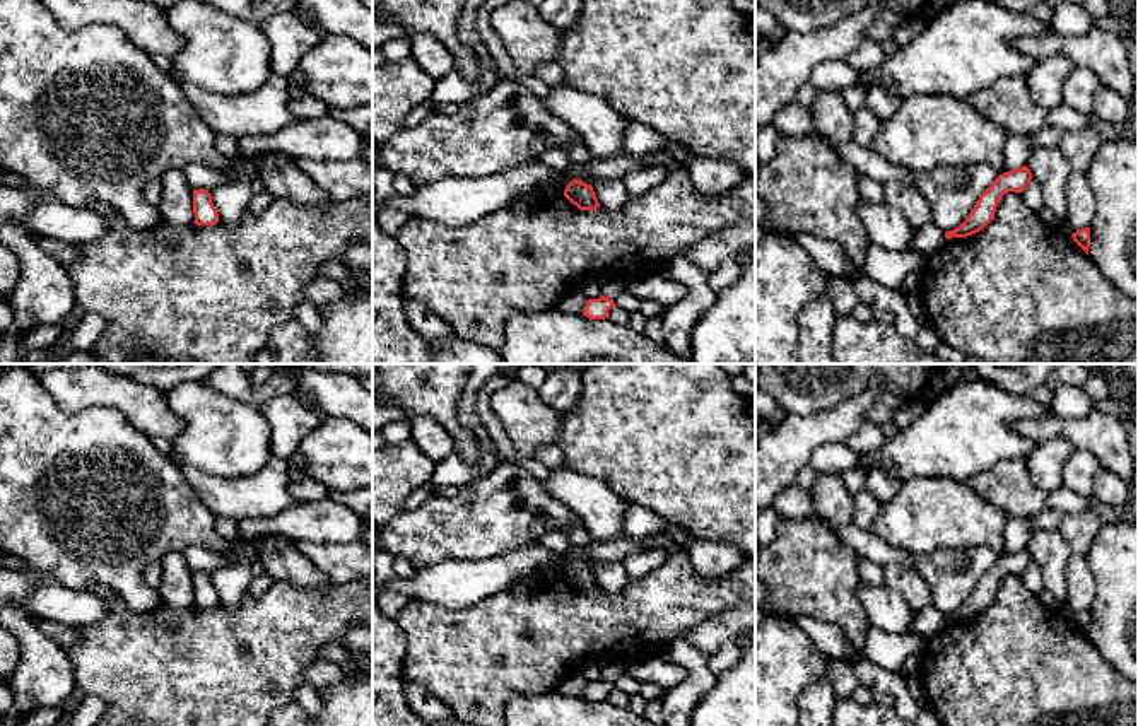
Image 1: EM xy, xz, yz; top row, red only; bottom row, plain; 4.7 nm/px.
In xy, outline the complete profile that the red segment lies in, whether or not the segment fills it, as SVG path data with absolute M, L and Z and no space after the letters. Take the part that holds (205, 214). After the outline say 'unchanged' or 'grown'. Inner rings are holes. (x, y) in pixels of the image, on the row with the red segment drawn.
M193 190L193 214L197 225L215 225L219 222L217 208L207 190Z; unchanged

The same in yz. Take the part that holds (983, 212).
M1027 166L1000 174L979 196L965 220L957 229L945 232L945 237L967 237L983 231L994 219L1001 196L1008 191L1022 193L1030 179L1032 173Z; unchanged

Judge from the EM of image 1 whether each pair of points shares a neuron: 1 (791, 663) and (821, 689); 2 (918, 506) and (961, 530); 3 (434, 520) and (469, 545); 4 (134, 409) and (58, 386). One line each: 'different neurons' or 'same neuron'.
1: different neurons
2: same neuron
3: same neuron
4: same neuron

